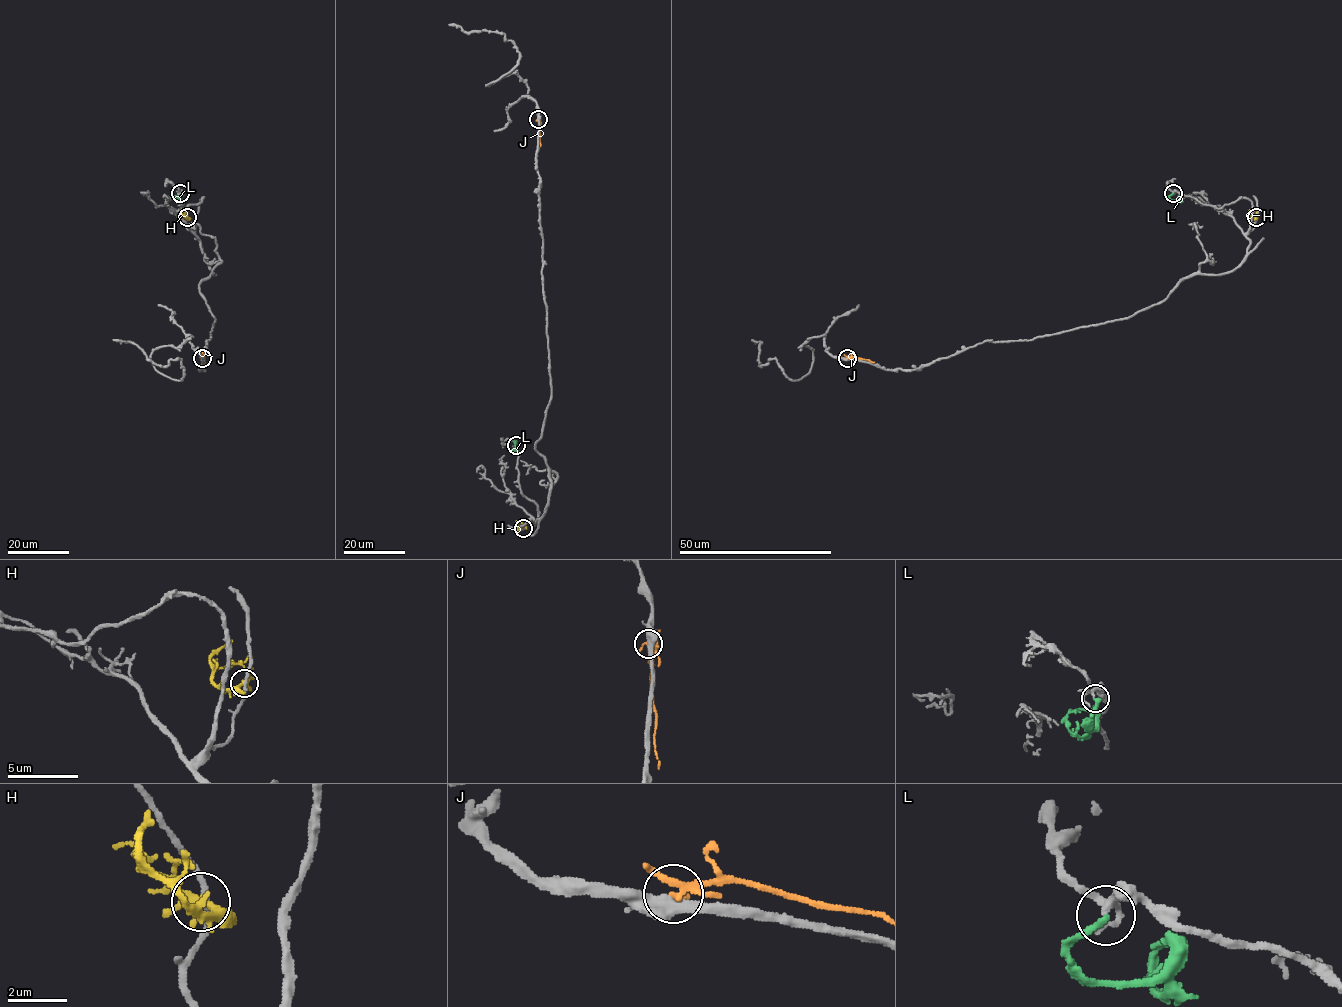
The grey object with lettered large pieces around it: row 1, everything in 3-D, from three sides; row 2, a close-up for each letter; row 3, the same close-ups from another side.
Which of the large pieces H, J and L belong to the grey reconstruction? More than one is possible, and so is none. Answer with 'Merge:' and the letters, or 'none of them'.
Merge: none of them

